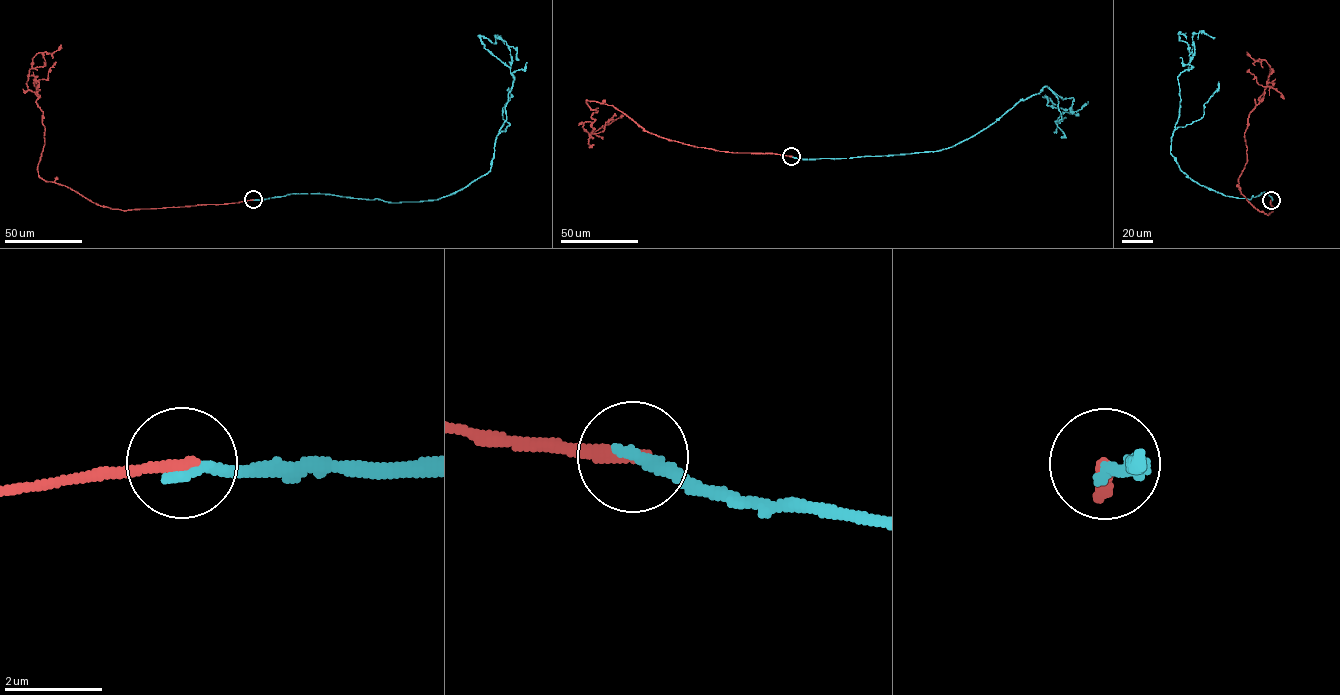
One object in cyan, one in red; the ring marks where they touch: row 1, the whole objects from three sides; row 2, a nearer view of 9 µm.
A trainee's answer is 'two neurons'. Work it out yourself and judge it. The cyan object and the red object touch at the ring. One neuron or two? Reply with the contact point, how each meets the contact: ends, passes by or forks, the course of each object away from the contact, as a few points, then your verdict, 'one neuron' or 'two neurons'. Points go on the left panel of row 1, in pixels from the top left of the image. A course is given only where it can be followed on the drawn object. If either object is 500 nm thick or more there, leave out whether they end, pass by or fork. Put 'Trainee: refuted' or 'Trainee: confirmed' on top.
Trainee: confirmed
(253, 199) | cyan ends | red ends | cyan via (253, 199), (313, 193), (391, 202), (437, 200), (486, 174), (514, 78), (480, 36), (493, 43) | red via (253, 199), (124, 210), (42, 179), (43, 111), (26, 82), (36, 55), (61, 45) | two neurons

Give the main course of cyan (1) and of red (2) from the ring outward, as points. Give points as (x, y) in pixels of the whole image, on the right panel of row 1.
1: (1271, 200), (1210, 189), (1170, 153), (1177, 76), (1190, 59), (1179, 33), (1186, 38)
2: (1271, 200), (1274, 210), (1265, 214), (1239, 189), (1246, 162), (1247, 119), (1266, 87), (1270, 66), (1246, 52)

